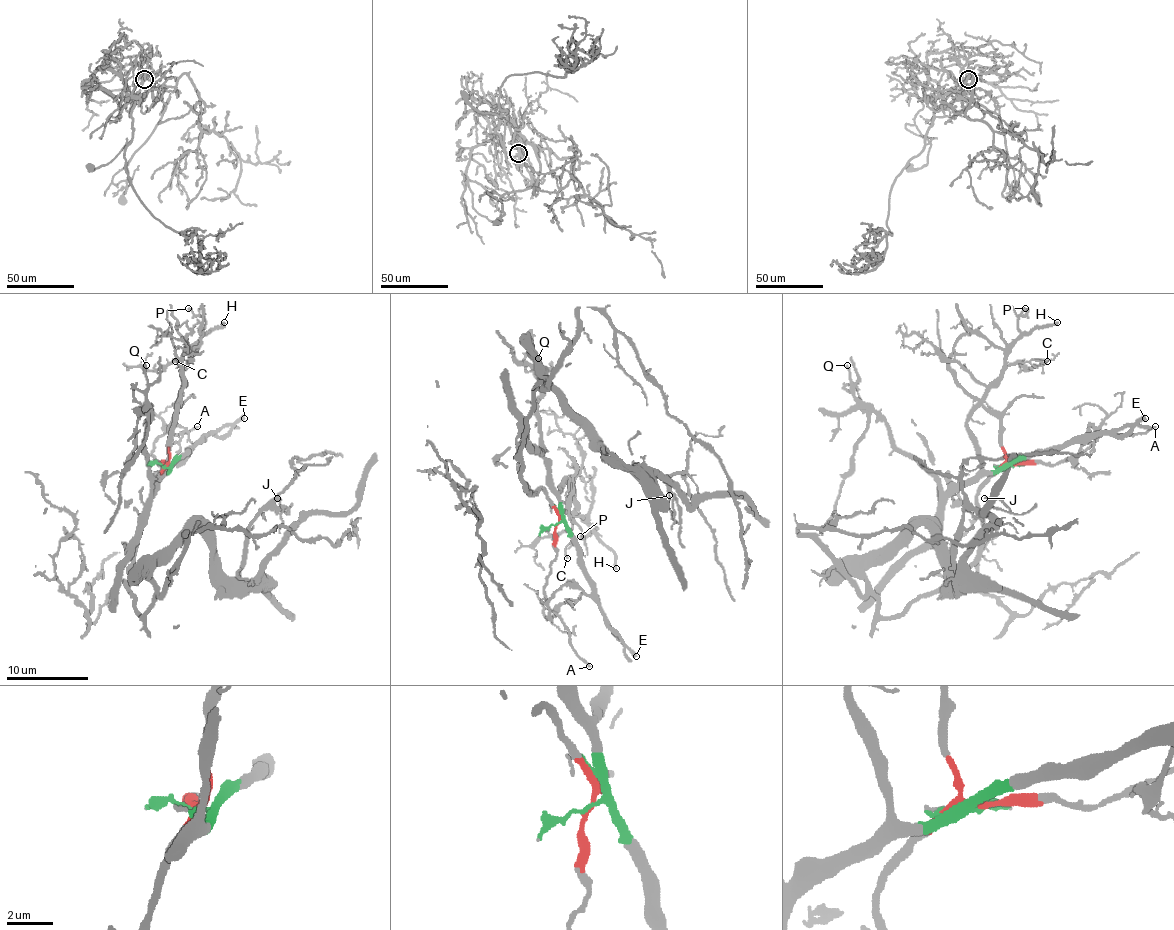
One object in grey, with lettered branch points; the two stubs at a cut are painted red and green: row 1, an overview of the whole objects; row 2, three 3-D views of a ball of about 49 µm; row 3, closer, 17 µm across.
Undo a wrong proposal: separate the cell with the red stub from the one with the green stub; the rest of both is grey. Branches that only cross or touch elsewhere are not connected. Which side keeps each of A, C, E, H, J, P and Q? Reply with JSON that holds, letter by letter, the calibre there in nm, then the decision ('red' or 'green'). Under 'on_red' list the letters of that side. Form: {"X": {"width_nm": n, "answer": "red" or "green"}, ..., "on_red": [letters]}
{"A": {"width_nm": 170, "answer": "red"}, "C": {"width_nm": 100, "answer": "green"}, "E": {"width_nm": 360, "answer": "green"}, "H": {"width_nm": 240, "answer": "green"}, "J": {"width_nm": 100, "answer": "red"}, "P": {"width_nm": 240, "answer": "green"}, "Q": {"width_nm": 170, "answer": "green"}, "on_red": ["A", "J"]}

